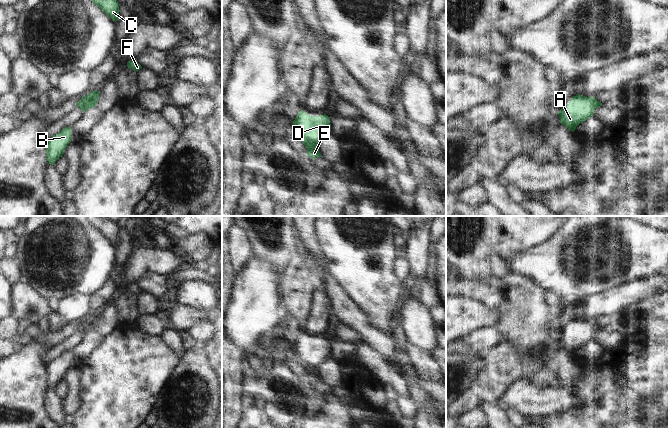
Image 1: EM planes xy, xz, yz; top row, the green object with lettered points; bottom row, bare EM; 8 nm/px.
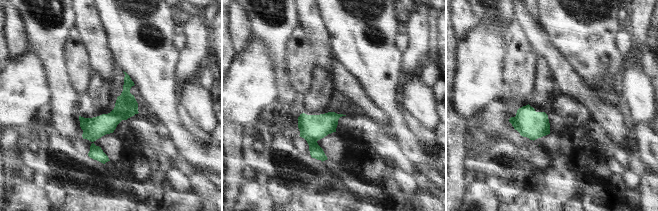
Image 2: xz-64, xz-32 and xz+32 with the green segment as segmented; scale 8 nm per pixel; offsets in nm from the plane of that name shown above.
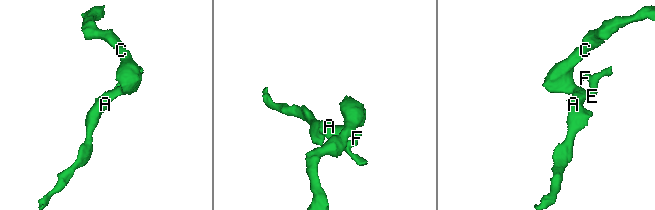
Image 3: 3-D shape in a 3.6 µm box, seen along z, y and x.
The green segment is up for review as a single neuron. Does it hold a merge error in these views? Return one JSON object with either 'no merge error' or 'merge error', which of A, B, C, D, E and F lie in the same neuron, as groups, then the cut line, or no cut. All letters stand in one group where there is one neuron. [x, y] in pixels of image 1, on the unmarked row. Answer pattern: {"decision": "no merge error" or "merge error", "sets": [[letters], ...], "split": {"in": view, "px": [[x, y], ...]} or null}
{"decision": "merge error", "sets": [["A", "B", "C", "D"], ["E", "F"]], "split": {"in": "xz", "px": [[300, 362], [316, 366]]}}

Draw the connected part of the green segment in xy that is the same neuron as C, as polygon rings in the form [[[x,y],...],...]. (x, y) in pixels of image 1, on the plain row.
[[[85,216],[88,222],[97,229],[112,245],[119,244],[119,230],[117,224],[107,220],[105,216]]]

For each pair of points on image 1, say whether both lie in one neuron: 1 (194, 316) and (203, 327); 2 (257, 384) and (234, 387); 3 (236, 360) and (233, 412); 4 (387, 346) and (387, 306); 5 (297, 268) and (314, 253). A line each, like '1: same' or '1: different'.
1: different
2: different
3: same
4: different
5: different

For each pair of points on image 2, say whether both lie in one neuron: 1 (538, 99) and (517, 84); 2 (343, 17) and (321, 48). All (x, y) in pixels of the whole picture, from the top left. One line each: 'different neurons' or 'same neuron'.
1: different neurons
2: different neurons

